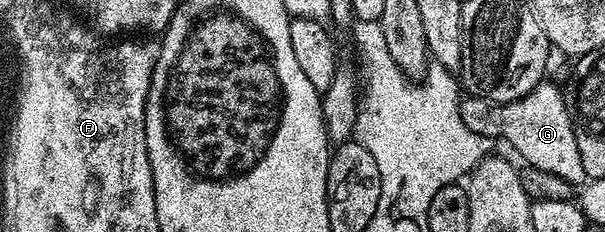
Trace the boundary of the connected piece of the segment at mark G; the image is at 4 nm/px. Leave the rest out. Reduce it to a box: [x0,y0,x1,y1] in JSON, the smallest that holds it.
[459,82,588,186]

